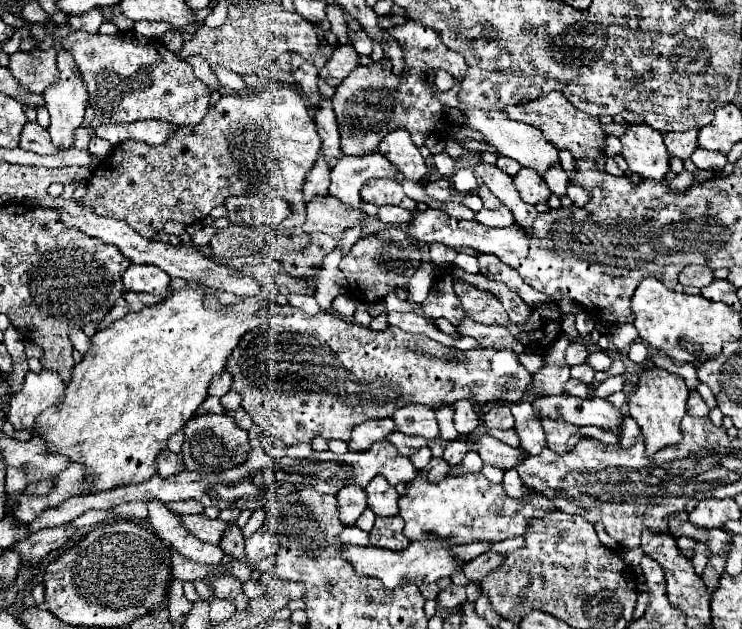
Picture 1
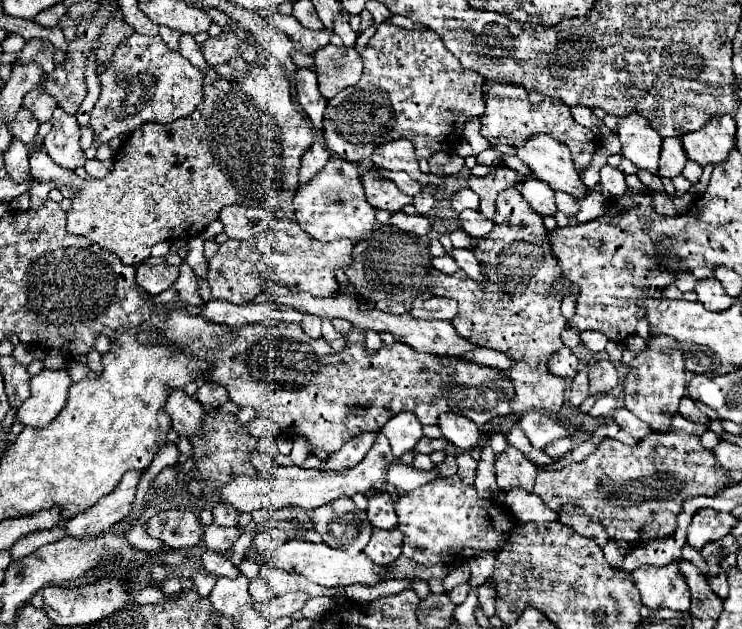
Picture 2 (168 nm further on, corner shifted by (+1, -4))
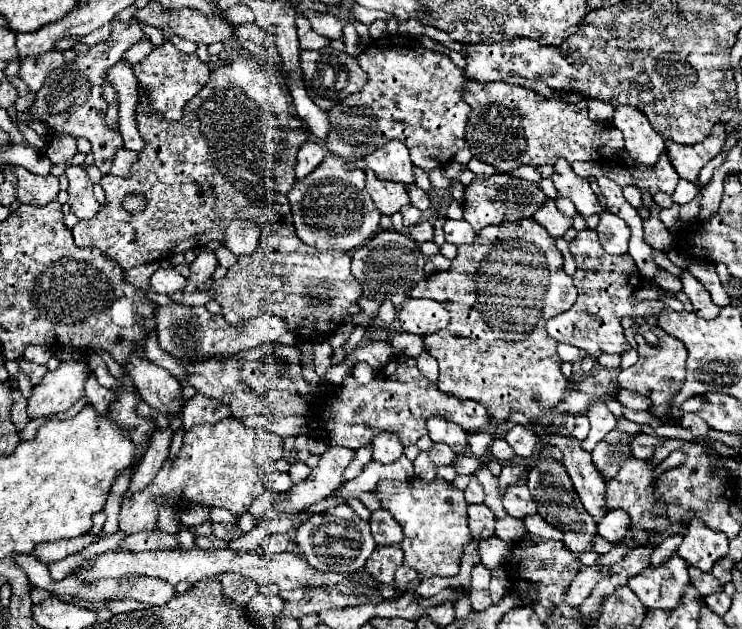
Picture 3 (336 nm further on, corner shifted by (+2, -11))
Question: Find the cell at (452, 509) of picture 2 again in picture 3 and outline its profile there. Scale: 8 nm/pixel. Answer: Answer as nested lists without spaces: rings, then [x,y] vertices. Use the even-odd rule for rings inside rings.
[[[418,479],[410,481],[382,481],[376,487],[382,507],[392,513],[404,531],[400,543],[404,551],[404,565],[416,569],[422,577],[454,577],[460,571],[460,559],[464,547],[472,543],[468,529],[468,503],[460,489],[450,489],[444,479],[424,483]]]

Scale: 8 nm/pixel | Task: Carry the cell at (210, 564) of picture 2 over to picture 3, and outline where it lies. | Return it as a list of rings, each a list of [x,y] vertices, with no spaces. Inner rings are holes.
[[[228,571],[224,575],[218,575],[218,581],[222,583],[224,593],[240,605],[246,605],[258,593],[258,585],[252,579],[242,577],[240,573],[230,573]]]

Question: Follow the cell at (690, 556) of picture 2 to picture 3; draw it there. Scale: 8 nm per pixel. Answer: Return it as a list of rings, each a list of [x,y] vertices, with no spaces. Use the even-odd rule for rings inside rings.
[[[690,567],[688,569],[690,573],[690,583],[706,597],[710,593],[716,593],[716,591],[722,591],[722,585],[718,583],[718,579],[712,575],[712,573],[704,573],[704,571],[696,571],[696,567]]]

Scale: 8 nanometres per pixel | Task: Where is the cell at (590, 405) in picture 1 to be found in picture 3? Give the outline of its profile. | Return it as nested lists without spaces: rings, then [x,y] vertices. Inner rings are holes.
[[[514,425],[508,433],[506,433],[506,441],[512,445],[514,453],[520,457],[530,457],[536,451],[536,441],[538,437],[534,435],[532,429],[524,427],[524,425]]]

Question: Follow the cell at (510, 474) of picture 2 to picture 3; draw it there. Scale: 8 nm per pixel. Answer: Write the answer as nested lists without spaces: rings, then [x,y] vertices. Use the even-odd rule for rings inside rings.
[[[514,483],[506,489],[504,497],[504,509],[508,511],[508,515],[512,517],[526,517],[526,515],[534,515],[536,513],[536,503],[528,491],[526,485],[520,485],[520,483]]]

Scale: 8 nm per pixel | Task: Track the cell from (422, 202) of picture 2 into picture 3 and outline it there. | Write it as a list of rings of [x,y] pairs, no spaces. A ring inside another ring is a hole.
[[[414,205],[402,207],[400,213],[404,215],[404,225],[416,225],[420,221],[420,215],[422,215],[422,211],[418,207],[414,207]]]

